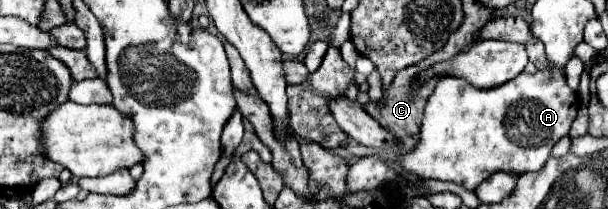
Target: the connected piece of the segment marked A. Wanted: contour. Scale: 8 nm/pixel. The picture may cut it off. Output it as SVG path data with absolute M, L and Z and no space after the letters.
M537 71L535 75L521 73L519 77L495 87L495 89L477 89L459 77L441 77L433 95L425 107L425 119L421 125L419 145L399 159L403 169L423 177L453 181L463 185L467 191L475 191L491 173L527 173L539 171L551 155L553 145L569 135L571 123L577 117L579 101L577 95L569 89L561 71Z

